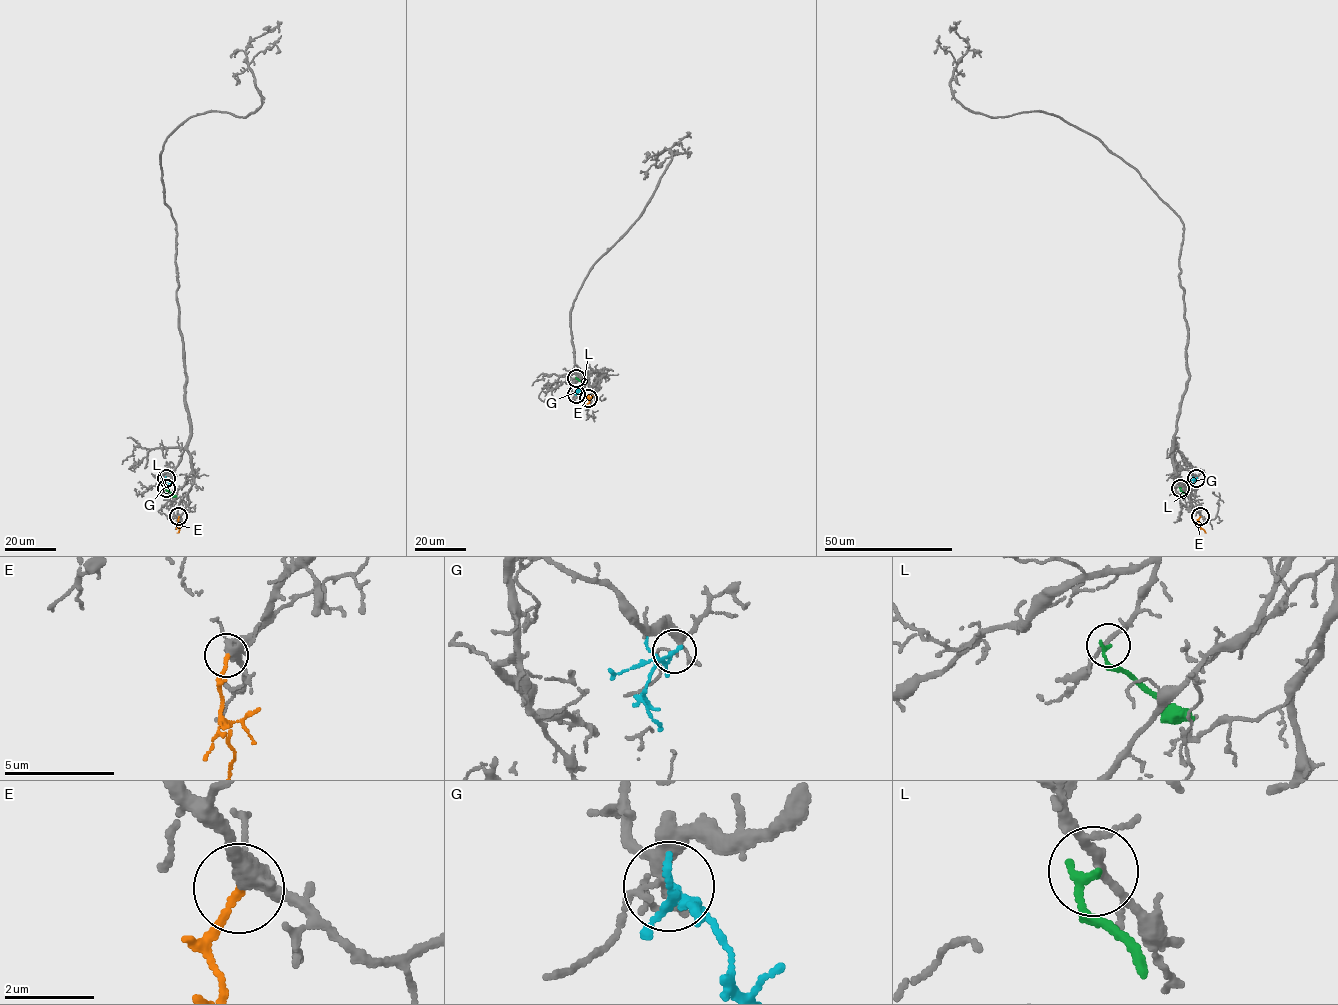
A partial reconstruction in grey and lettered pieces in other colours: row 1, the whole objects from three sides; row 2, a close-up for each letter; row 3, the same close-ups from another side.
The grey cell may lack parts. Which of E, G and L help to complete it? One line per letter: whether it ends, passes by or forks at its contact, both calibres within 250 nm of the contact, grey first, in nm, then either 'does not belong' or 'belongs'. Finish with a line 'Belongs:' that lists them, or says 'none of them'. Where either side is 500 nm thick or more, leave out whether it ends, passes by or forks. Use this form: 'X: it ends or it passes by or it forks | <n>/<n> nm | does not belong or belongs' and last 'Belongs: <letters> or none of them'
E: it ends | 300/160 nm | belongs
G: it forks | 200/120 nm | does not belong
L: it ends | 150/190 nm | does not belong
Belongs: E

